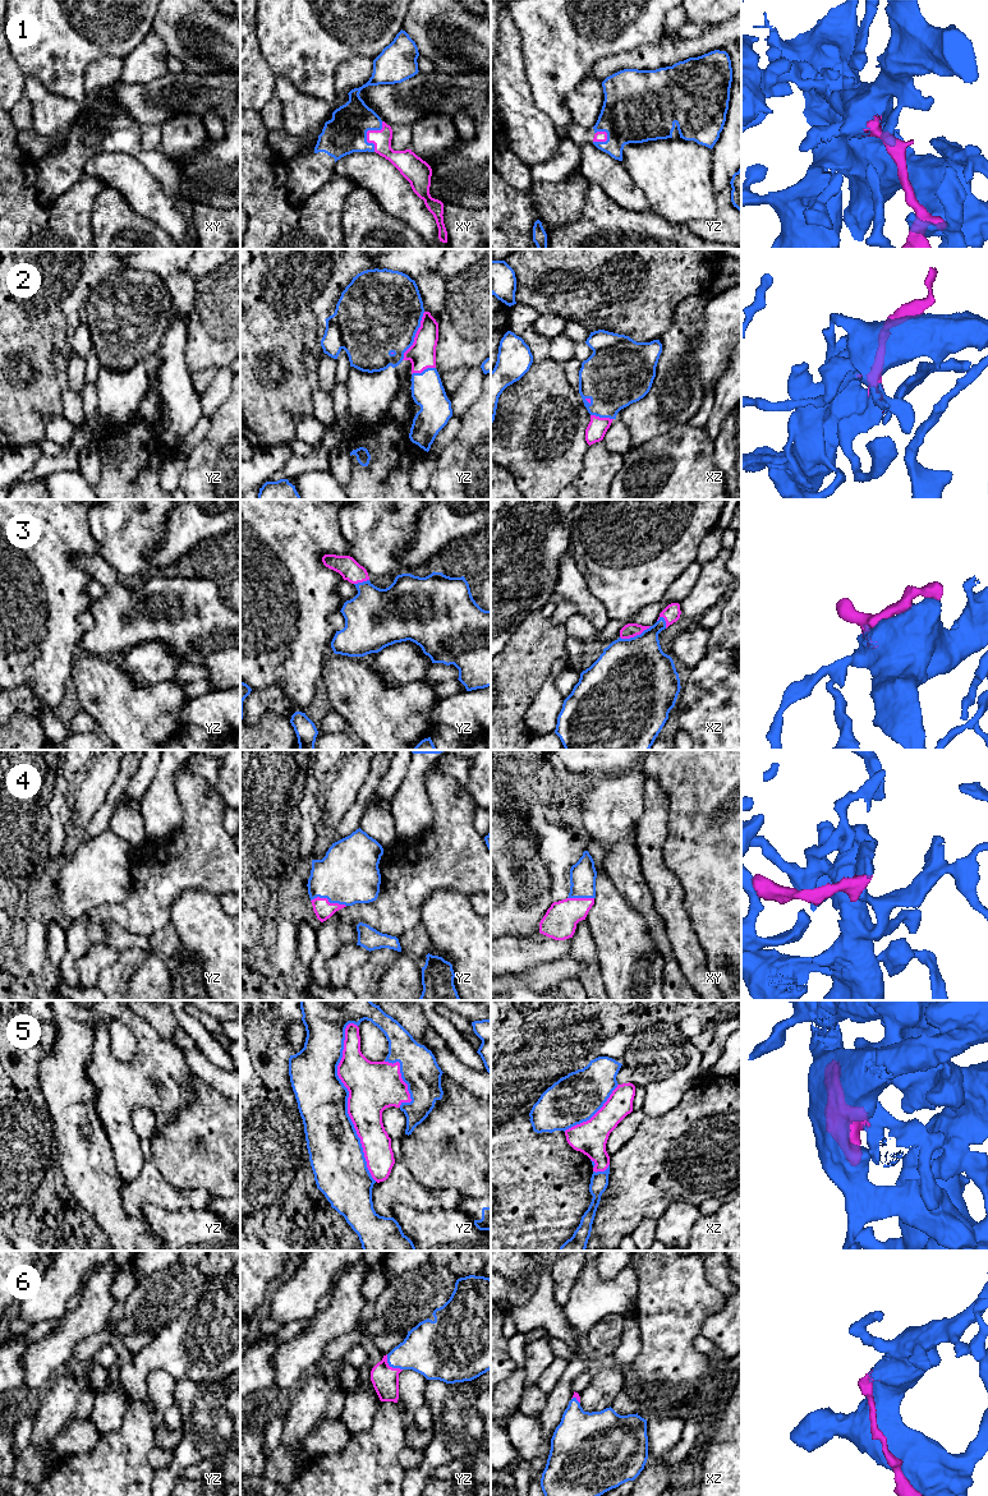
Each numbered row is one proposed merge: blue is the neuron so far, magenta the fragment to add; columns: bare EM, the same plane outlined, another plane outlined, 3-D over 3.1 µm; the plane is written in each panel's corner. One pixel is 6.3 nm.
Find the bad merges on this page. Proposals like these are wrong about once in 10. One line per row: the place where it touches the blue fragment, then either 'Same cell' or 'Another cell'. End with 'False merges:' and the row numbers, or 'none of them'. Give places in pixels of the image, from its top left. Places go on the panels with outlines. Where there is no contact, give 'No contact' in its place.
1: Touches blue at xy (366, 133). Same cell
2: Touches blue at yz (414, 336). Same cell
3: Touches blue at xz (637, 635). Same cell
4: Touches blue at yz (329, 901). Same cell
5: Touches blue at yz (347, 1101). Same cell
6: Touches blue at yz (390, 1366). Same cell
False merges: none of them

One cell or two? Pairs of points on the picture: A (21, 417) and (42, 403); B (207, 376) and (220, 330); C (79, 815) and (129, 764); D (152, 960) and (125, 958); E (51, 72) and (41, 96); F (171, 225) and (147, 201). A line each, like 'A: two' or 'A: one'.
A: one
B: two
C: two
D: two
E: two
F: one

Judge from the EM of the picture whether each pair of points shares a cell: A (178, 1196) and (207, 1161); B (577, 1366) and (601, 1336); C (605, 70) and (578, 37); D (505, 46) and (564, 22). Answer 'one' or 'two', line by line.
A: two
B: two
C: two
D: two

